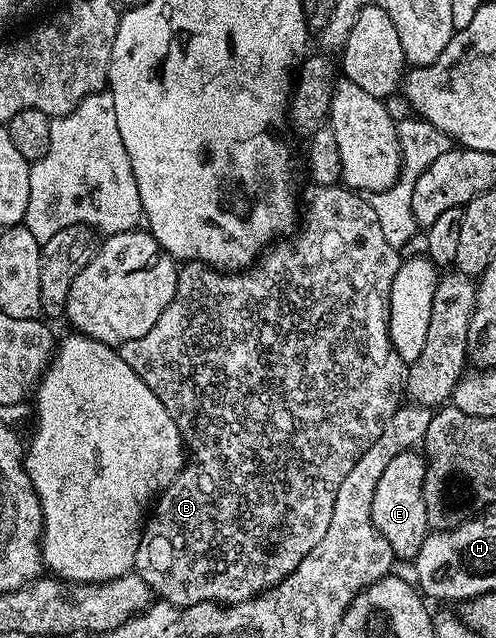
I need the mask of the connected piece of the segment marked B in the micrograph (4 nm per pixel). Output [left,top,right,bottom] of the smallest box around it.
[117,185,408,607]

